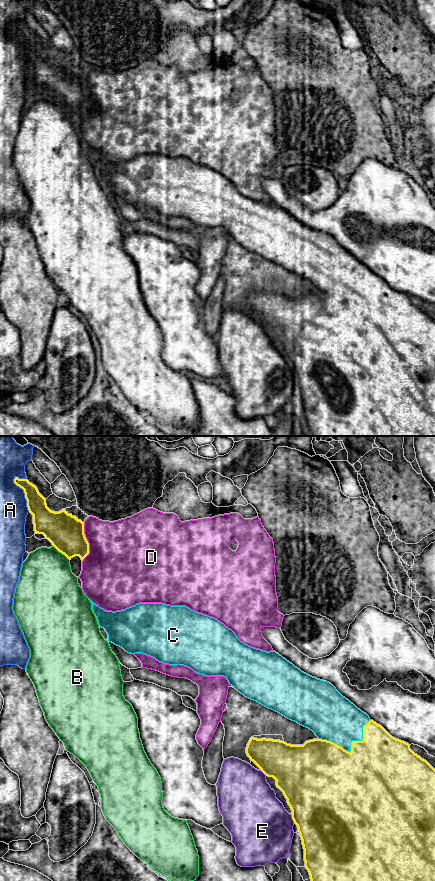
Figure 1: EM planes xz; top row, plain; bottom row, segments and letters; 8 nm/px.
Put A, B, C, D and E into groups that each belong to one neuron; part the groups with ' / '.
A / B / C / D / E

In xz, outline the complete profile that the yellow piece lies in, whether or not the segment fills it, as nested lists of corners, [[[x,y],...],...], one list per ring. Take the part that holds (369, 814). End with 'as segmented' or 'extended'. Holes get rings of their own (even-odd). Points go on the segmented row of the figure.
[[[92,601],[91,603],[99,627],[104,628],[108,634],[108,641],[122,647],[126,652],[143,653],[164,664],[184,665],[196,673],[209,677],[224,676],[229,684],[245,697],[257,701],[315,733],[318,738],[306,741],[303,745],[291,745],[280,740],[251,737],[246,747],[246,754],[250,760],[266,776],[276,780],[277,788],[287,799],[292,810],[292,819],[298,827],[302,840],[305,867],[311,881],[435,881],[435,769],[415,754],[408,743],[392,737],[381,725],[371,720],[366,713],[343,697],[331,683],[302,672],[275,651],[266,652],[244,644],[231,629],[213,617],[195,612],[186,606],[170,606],[162,603],[139,603],[116,612],[105,611]]]; extended

